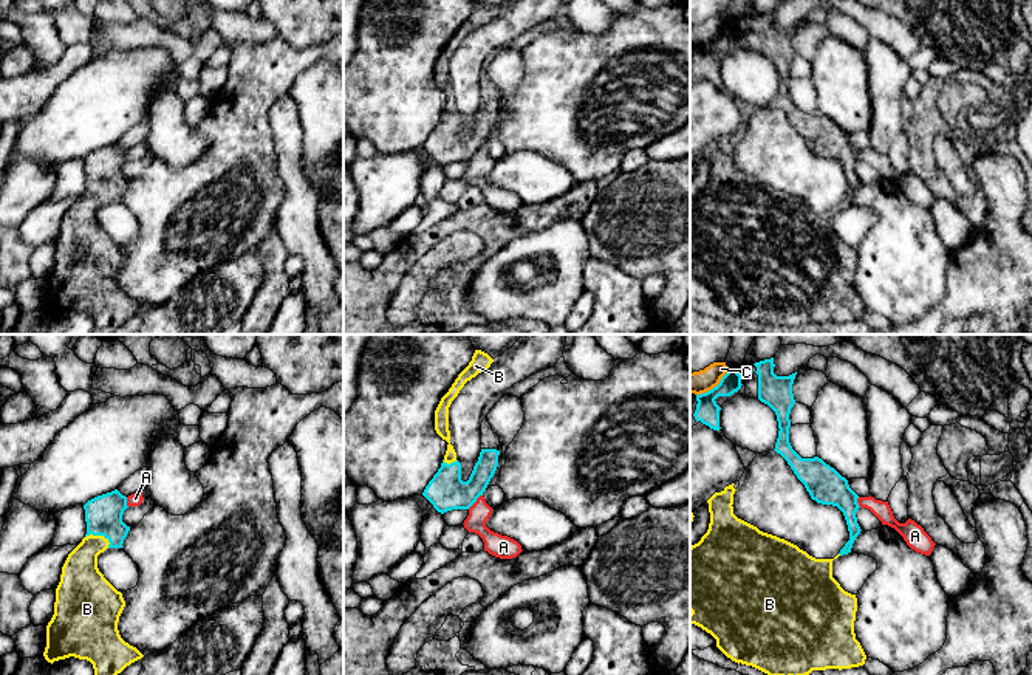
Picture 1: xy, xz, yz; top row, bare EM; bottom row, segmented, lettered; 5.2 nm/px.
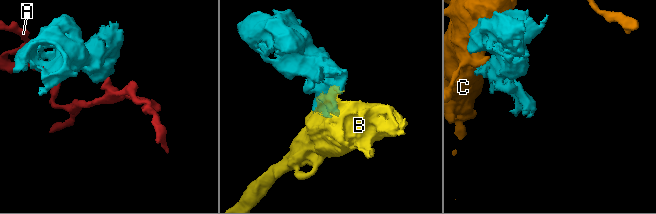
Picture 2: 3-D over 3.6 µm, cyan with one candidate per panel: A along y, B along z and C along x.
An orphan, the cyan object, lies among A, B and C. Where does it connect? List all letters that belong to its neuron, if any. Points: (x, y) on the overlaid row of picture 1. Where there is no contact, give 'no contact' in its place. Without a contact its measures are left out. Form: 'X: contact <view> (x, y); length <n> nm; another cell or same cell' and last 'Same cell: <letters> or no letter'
A: contact xz (474, 502); length 110 nm; another cell
B: contact xy (98, 534); length 140 nm; same cell
C: contact yz (714, 387); length 220 nm; another cell
Same cell: B

